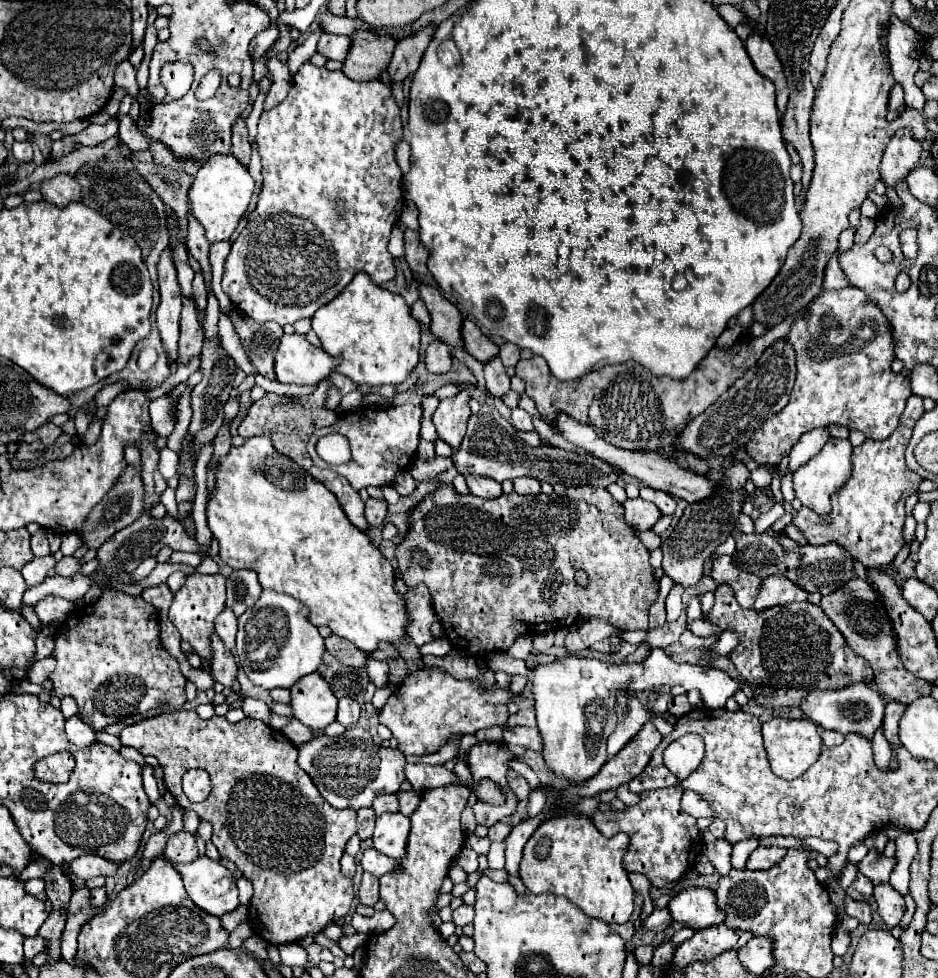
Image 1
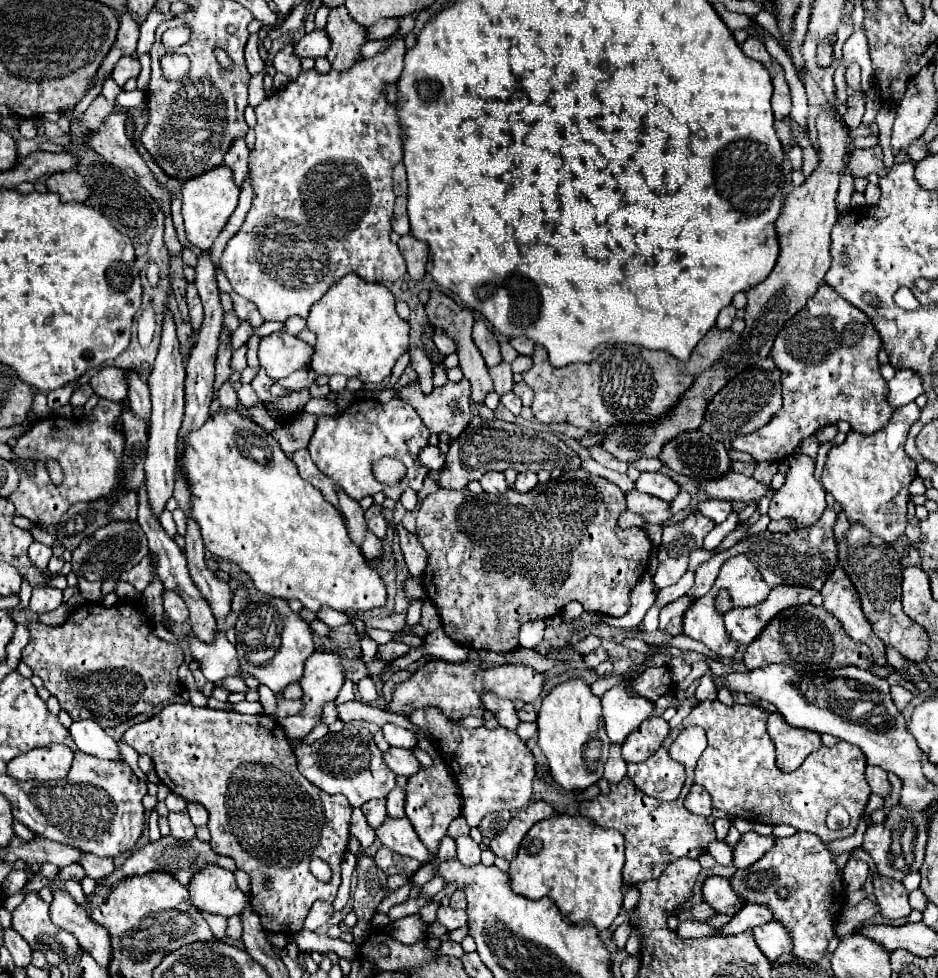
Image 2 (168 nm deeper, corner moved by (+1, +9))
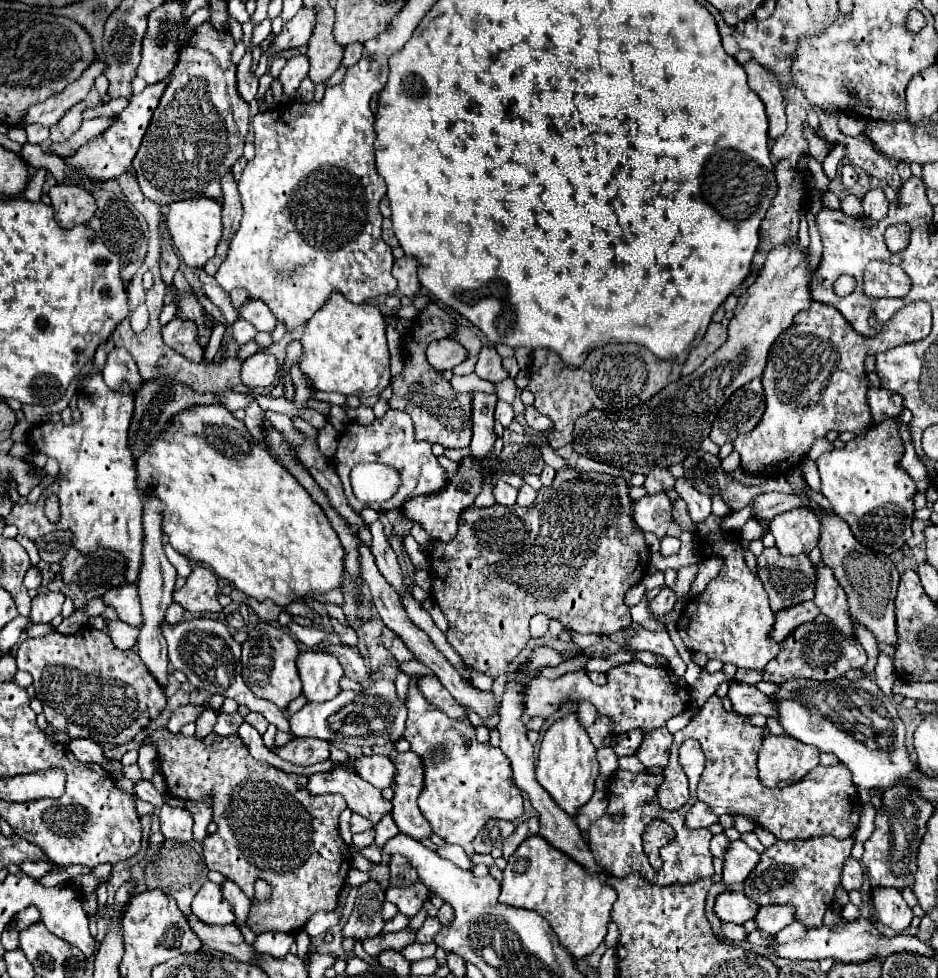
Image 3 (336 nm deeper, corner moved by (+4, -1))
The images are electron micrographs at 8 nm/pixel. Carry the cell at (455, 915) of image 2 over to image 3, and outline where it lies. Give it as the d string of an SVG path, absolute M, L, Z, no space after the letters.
M427 918L427 920L423 922L423 926L417 930L417 934L415 934L415 942L421 942L421 944L431 942L439 928L441 928L441 924L439 924L437 918Z

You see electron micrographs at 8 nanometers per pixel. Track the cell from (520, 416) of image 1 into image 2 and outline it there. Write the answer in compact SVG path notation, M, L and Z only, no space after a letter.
M508 392L508 394L504 394L502 398L500 398L500 402L514 414L514 416L518 416L520 412L522 412L522 400L514 394L514 392Z

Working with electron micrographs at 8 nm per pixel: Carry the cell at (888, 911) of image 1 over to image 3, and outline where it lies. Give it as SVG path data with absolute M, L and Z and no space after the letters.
M879 888L873 890L873 906L875 916L881 924L893 928L895 932L903 932L909 928L913 920L911 908L903 902L901 892L897 888Z

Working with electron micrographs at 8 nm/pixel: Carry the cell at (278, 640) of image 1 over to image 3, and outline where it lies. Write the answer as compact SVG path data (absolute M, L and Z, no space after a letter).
M259 622L249 630L247 642L243 642L243 656L241 656L243 682L249 686L249 690L255 696L273 702L279 710L285 710L287 704L301 694L301 680L295 666L297 656L299 656L299 648L283 628L275 628L273 624Z

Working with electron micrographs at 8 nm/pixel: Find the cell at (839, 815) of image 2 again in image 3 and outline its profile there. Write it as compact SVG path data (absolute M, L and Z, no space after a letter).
M826 835L811 840L791 840L789 844L779 840L761 854L761 862L745 880L743 892L759 906L769 904L793 904L797 908L795 918L805 926L821 926L827 906L833 902L833 892L841 884L843 862L851 856L853 836L839 840Z

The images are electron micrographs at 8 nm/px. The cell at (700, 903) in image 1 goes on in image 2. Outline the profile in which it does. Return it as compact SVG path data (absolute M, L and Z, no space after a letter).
M720 876L706 878L706 882L702 884L702 898L714 912L728 916L732 916L736 910L744 906L744 902L730 888L728 880Z

